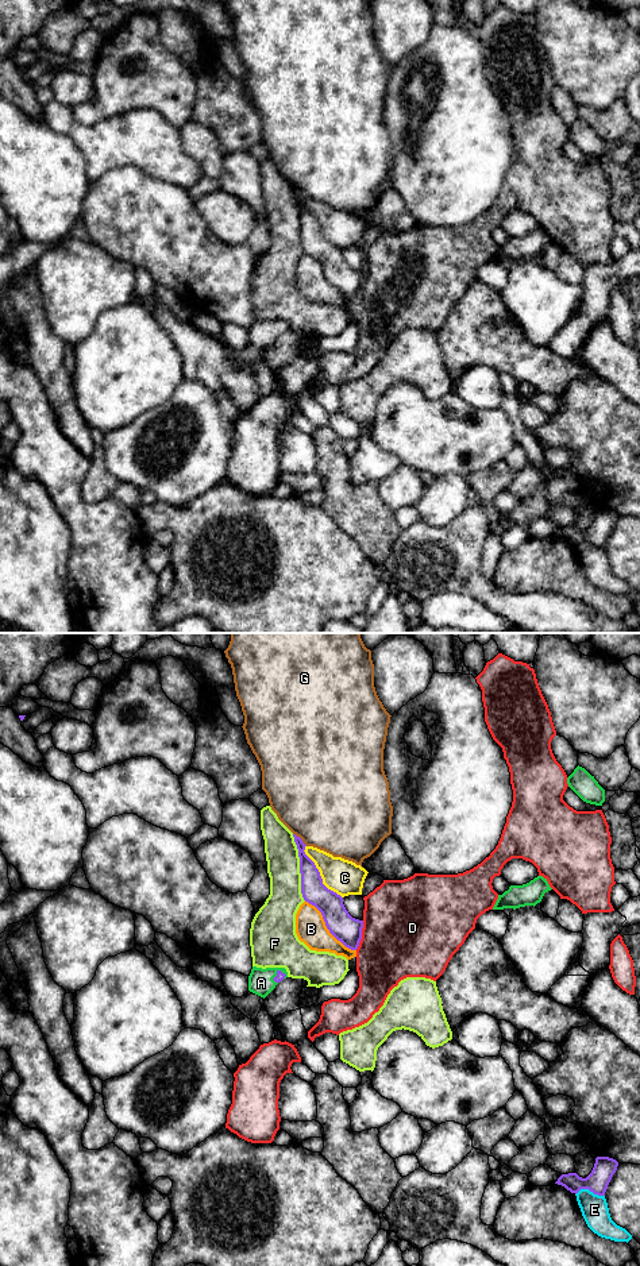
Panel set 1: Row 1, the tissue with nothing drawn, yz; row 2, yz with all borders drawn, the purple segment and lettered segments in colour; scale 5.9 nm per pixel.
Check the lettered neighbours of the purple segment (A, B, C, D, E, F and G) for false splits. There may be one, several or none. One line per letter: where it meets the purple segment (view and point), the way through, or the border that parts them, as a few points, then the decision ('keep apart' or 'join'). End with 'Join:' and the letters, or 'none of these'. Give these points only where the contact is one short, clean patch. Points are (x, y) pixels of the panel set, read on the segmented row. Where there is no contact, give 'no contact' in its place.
A: yz (276, 976) | join
B: yz (327, 927) | keep apart
C: yz (319, 873) | along yz (305, 845), (304, 853), (313, 863), (322, 882), (342, 898) | keep apart
D: yz (361, 936) | keep apart
E: yz (590, 1191) | along yz (575, 1193), (581, 1189), (589, 1189), (604, 1196) | keep apart
F: yz (300, 868) | keep apart
G: yz (300, 838) | keep apart
Join: A

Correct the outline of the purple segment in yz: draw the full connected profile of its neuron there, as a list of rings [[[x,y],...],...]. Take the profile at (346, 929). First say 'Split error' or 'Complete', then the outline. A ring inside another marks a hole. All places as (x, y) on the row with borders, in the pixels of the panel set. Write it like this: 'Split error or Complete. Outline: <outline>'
Complete. Outline: [[[293,834],[298,849],[301,893],[305,902],[323,915],[329,933],[346,947],[356,950],[362,939],[363,920],[352,918],[343,904],[343,898],[323,884],[319,869],[305,854],[305,844]]]

